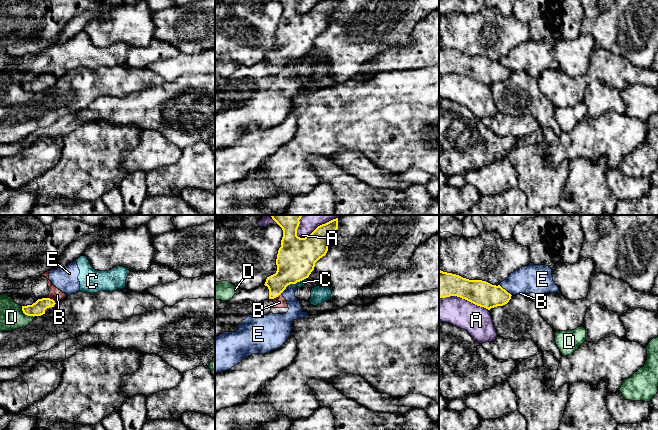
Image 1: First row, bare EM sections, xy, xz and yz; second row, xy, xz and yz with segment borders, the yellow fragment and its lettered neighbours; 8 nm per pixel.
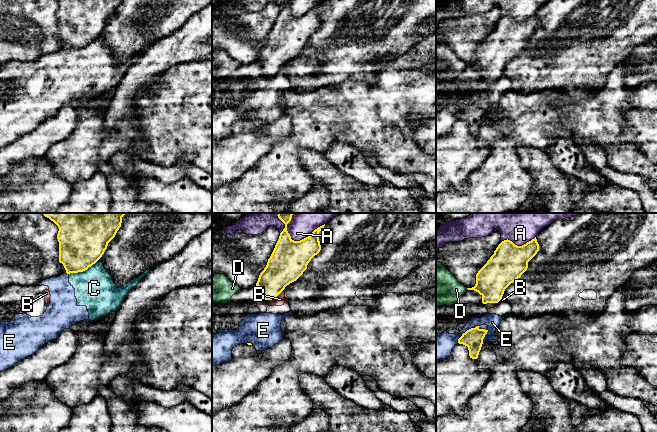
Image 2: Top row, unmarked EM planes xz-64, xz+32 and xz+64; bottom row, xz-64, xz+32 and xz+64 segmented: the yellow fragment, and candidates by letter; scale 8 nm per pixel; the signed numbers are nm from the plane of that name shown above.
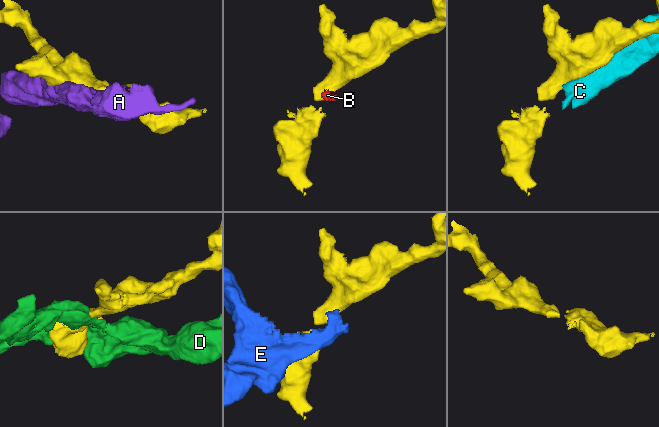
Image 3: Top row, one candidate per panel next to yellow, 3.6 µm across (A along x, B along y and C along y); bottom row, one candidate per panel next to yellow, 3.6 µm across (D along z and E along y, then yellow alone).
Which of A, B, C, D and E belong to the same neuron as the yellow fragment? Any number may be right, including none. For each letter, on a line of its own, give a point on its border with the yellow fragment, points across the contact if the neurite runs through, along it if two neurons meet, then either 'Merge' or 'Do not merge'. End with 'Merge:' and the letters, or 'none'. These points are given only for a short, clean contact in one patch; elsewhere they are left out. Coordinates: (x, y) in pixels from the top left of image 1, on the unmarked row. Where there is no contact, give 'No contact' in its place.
A: Touches yellow at yz (464, 74). Do not merge
B: Touches yellow at xy (52, 75). Boundary: xy (47, 73), (51, 74), (55, 79). Do not merge
C: Touches yellow at xz (300, 56). Do not merge
D: Touches yellow at xy (25, 90). Do not merge
E: Touches yellow at xz (288, 60). Do not merge
Merge: none

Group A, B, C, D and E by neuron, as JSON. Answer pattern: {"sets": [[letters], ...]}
{"sets": [["A"], ["B", "C", "E"], ["D"]]}

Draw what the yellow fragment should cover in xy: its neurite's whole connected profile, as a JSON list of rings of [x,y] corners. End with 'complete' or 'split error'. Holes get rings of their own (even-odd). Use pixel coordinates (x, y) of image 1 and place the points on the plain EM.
[[[50,74],[38,75],[32,81],[22,82],[22,87],[27,92],[41,92],[45,90],[45,86],[49,83],[54,83],[55,77]]]; complete

